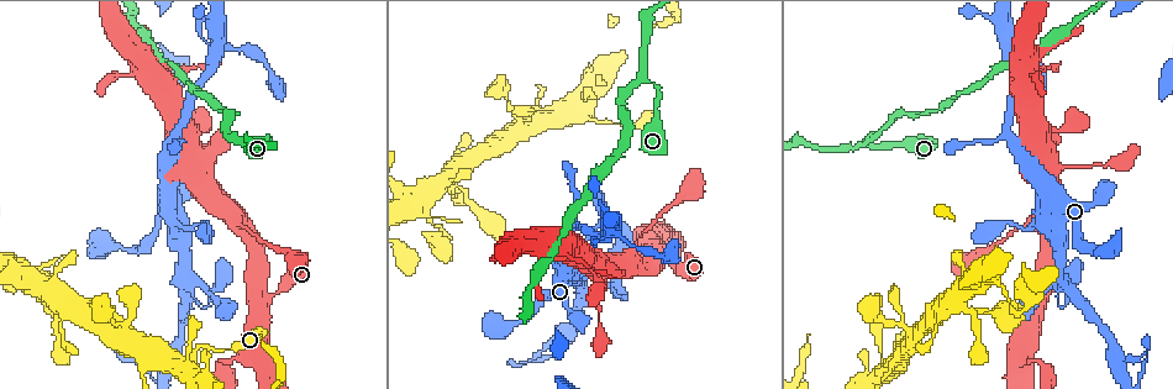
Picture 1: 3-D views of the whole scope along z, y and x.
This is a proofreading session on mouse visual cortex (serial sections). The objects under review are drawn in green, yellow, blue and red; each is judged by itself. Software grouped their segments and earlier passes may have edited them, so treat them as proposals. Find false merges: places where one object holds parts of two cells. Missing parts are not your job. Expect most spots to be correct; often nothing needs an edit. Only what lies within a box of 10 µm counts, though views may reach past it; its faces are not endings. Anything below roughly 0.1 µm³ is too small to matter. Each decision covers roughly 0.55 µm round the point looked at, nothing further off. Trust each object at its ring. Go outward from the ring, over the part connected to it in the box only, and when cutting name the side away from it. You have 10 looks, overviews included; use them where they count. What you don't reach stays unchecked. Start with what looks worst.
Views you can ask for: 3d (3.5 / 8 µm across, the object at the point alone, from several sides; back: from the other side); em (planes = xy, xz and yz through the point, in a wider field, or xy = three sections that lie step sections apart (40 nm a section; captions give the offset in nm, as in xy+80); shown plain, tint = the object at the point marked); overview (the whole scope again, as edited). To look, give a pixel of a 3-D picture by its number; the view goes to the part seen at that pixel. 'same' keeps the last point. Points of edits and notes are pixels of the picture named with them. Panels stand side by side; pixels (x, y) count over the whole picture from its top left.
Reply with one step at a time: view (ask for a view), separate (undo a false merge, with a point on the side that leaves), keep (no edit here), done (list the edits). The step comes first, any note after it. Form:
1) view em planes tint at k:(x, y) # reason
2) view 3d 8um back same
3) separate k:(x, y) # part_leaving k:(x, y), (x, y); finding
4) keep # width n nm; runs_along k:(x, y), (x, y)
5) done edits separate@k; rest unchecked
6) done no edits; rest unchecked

view 3d 3.5um at 1:(642, 77) # arms part here

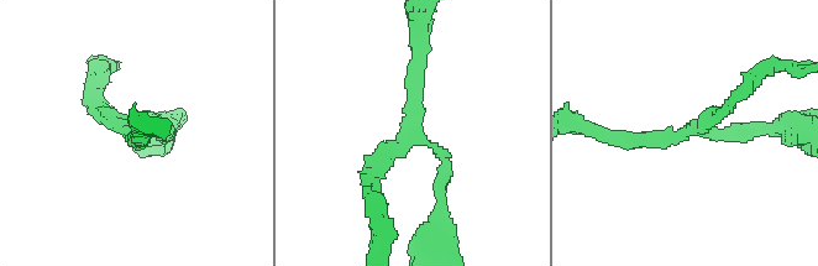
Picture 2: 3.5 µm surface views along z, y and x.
view em xy step 1 tint at 2:(695, 123) # need the tissue

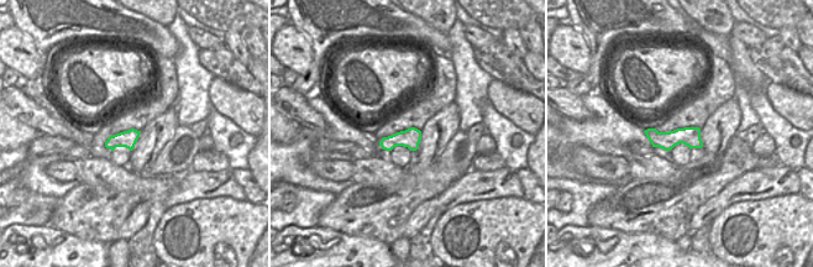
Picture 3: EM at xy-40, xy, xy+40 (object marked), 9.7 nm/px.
keep # arm_widths 200, 200, 200 nm; runs_along 2:(166, 129), (109, 121), (94, 92); continuous, no second cell

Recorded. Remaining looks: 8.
view 3d 3.5um at 1:(421, 208) # four arms meet

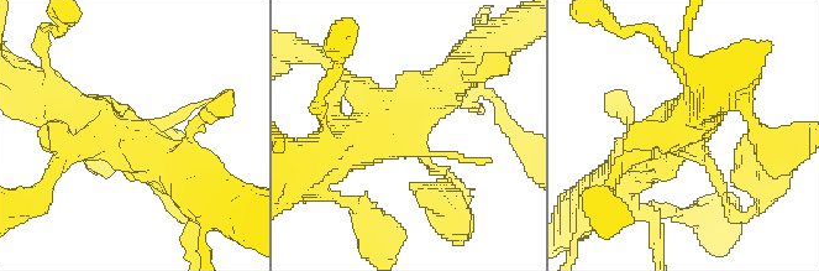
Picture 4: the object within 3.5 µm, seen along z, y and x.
view em xy step 2 tint at 4:(407, 141) # now the EM

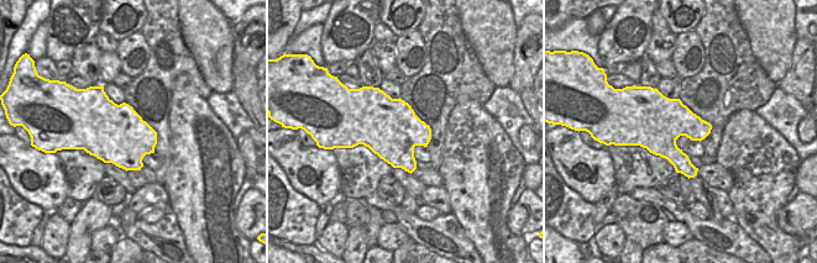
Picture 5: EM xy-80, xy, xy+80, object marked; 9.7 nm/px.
keep # runs_along 4:(463, 69), (407, 120), (441, 171); all the same cell

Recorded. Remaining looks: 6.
view 3d 3.5um at 1:(220, 53) # branch point

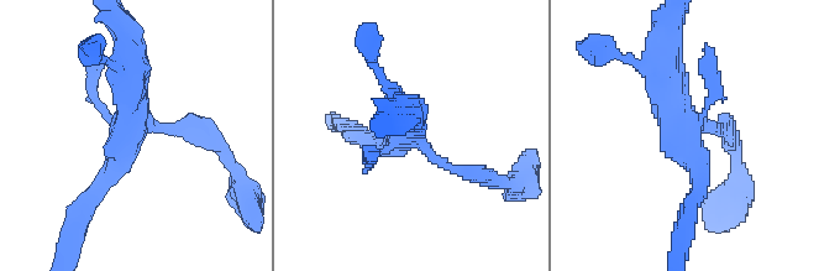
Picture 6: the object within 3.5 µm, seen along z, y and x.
view em xy step 5 tint at 6:(409, 135) # now the EM

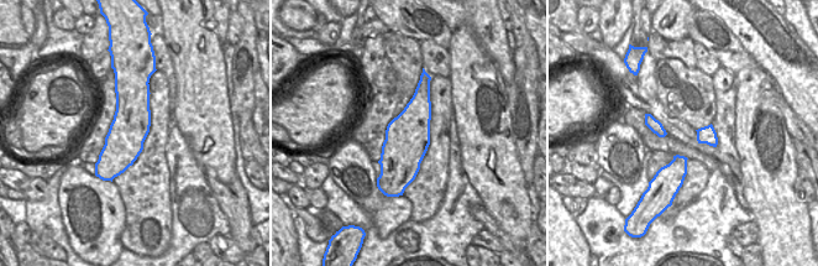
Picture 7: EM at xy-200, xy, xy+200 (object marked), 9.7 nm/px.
keep # one cell here

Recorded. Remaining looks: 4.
view em xy step 3 tint at 1:(243, 357) # three arms meet

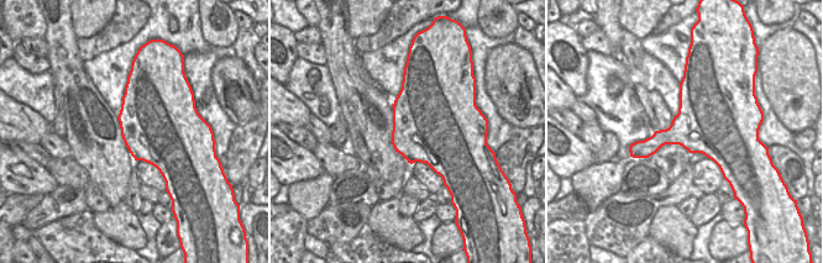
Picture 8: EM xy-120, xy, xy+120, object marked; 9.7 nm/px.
view 3d 3.5um same

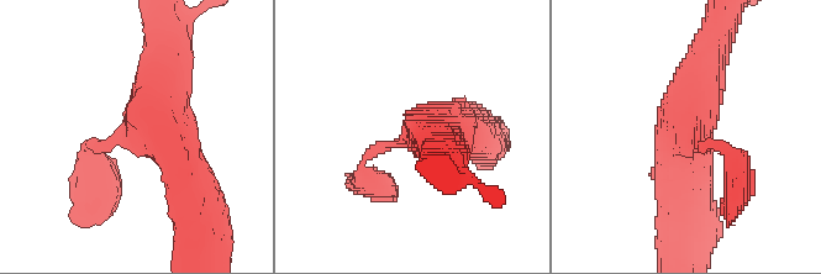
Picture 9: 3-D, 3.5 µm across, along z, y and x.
keep # arms 3; runs_along 9:(169, 45), (151, 120), (196, 189); all the same cell

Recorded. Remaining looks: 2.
done no edits; rest unchecked

